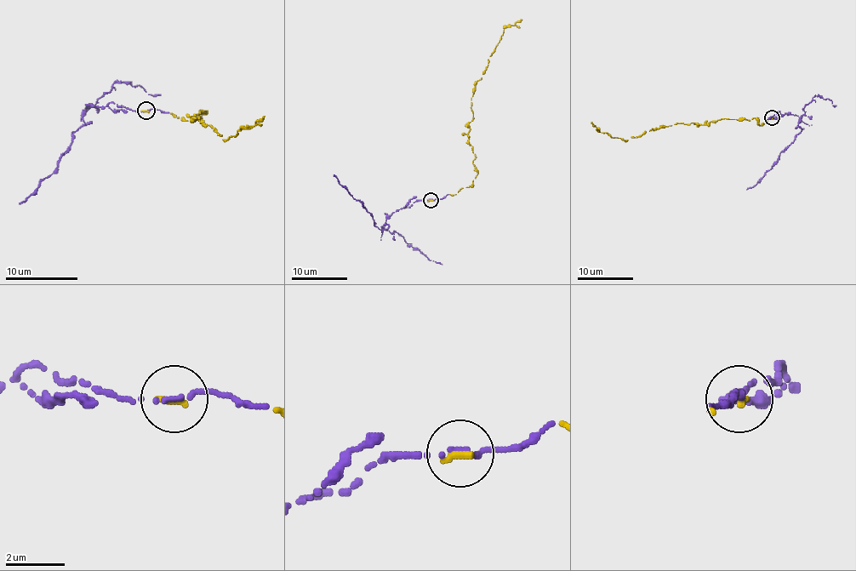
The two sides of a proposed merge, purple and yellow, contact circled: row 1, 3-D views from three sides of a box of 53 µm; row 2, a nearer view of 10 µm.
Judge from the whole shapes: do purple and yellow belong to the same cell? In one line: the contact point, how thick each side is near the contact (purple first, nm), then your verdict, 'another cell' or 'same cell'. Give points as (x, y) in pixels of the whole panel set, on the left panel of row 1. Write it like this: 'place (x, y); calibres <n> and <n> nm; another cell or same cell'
place (145, 111); calibres 240 and 280 nm; same cell

